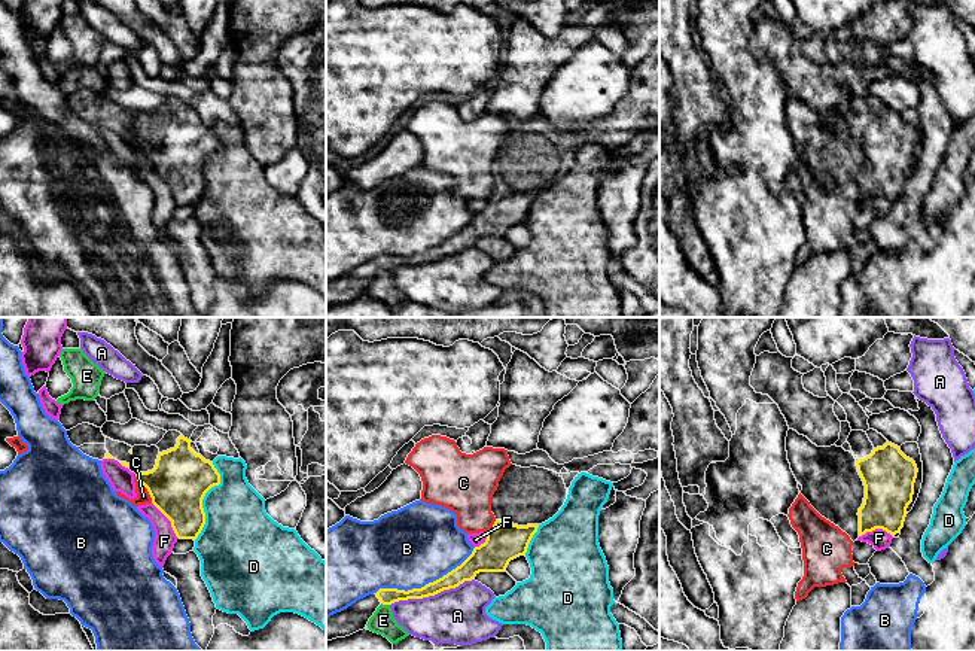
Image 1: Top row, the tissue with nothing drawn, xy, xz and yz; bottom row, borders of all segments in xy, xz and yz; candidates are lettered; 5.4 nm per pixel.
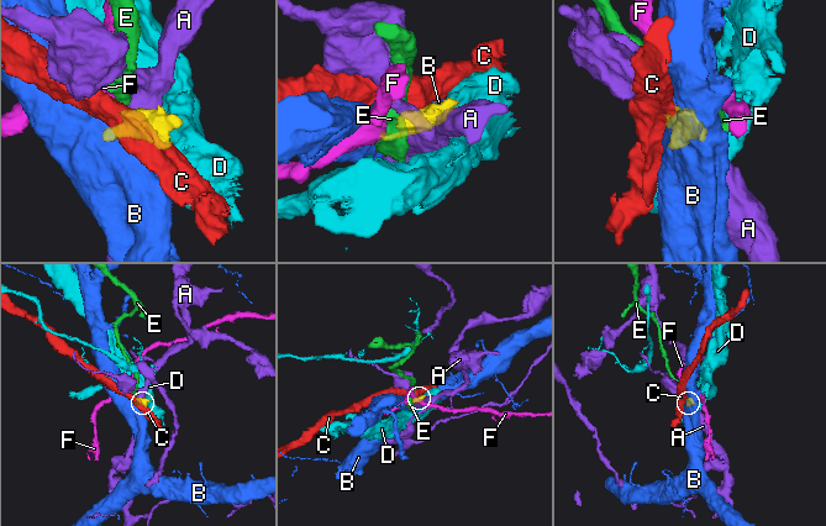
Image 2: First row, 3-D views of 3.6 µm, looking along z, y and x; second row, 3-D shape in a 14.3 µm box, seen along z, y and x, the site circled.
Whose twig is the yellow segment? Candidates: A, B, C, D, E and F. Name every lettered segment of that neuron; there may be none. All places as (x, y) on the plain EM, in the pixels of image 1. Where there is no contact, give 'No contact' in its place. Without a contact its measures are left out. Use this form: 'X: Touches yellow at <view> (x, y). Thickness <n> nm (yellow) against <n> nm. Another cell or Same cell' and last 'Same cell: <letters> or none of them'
A: Touches yellow at xz (432, 261). Thickness 100 nm (yellow) against 300 nm. Another cell
B: Touches yellow at xz (426, 251). Thickness 100 nm (yellow) against 440 nm. Another cell
C: Touches yellow at xy (146, 154). Thickness 320 nm (yellow) against 70 nm. Another cell
D: Touches yellow at xy (203, 164). Thickness 320 nm (yellow) against 360 nm. Another cell
E: Touches yellow at xz (386, 270). Thickness 90 nm (yellow) against 130 nm. Another cell
F: Touches yellow at xy (168, 185). Thickness 320 nm (yellow) against 120 nm. Another cell
Same cell: none of them

